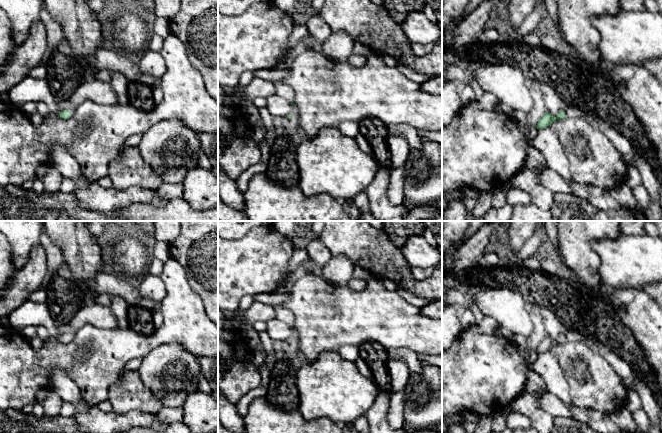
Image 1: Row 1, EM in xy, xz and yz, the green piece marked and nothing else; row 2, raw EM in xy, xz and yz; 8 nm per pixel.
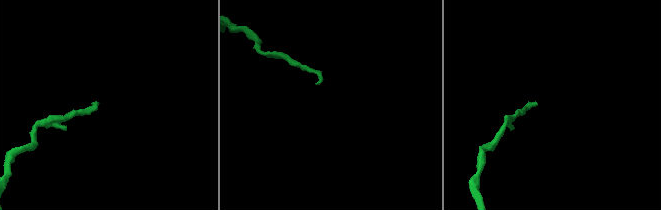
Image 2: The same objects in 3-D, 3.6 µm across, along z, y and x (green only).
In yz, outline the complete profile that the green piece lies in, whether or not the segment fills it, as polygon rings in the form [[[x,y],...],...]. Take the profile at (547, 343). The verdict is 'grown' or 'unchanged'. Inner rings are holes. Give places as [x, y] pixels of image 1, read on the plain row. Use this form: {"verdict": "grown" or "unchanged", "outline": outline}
{"verdict": "grown", "outline": [[[567,329],[563,334],[561,334],[558,337],[557,340],[553,340],[549,338],[548,336],[545,336],[535,351],[538,354],[541,354],[551,349],[556,343],[562,344],[564,342],[583,342],[587,340],[591,340],[591,339],[578,333],[577,331],[573,329]]]}

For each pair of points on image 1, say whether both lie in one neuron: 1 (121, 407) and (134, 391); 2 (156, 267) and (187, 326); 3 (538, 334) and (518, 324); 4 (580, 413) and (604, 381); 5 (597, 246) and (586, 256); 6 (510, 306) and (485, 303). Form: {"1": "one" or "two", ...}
{"1": "one", "2": "two", "3": "two", "4": "two", "5": "two", "6": "one"}

